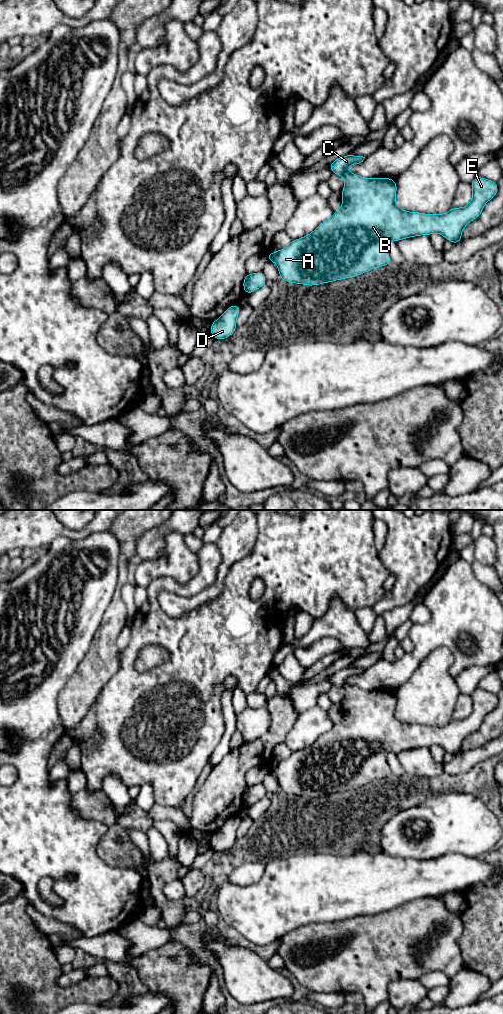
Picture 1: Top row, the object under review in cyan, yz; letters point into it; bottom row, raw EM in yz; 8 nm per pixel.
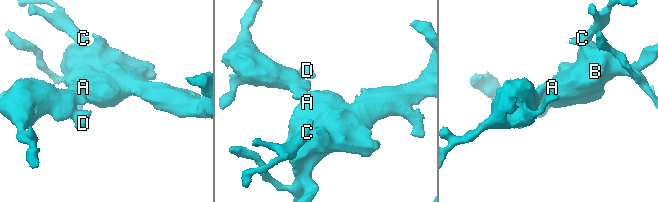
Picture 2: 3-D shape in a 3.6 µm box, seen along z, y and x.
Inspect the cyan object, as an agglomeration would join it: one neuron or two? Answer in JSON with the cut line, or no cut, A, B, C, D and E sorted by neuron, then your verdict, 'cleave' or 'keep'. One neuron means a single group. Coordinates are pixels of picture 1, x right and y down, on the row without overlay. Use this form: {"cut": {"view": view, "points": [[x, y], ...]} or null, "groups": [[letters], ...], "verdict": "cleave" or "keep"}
{"cut": {"view": "yz", "points": [[271, 764], [272, 772]]}, "groups": [["A", "B", "C", "E"], ["D"]], "verdict": "cleave"}

